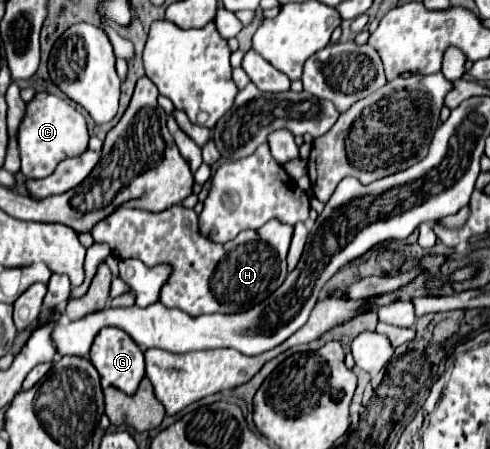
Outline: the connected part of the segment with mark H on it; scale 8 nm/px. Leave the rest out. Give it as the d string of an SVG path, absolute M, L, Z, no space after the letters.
M173 205L161 213L143 209L115 209L89 231L97 243L107 243L113 257L135 257L147 267L171 263L173 273L161 289L161 303L177 307L193 317L205 313L239 313L269 297L287 277L287 251L293 227L277 219L263 227L241 231L233 241L217 245L197 229L197 213L183 205Z

